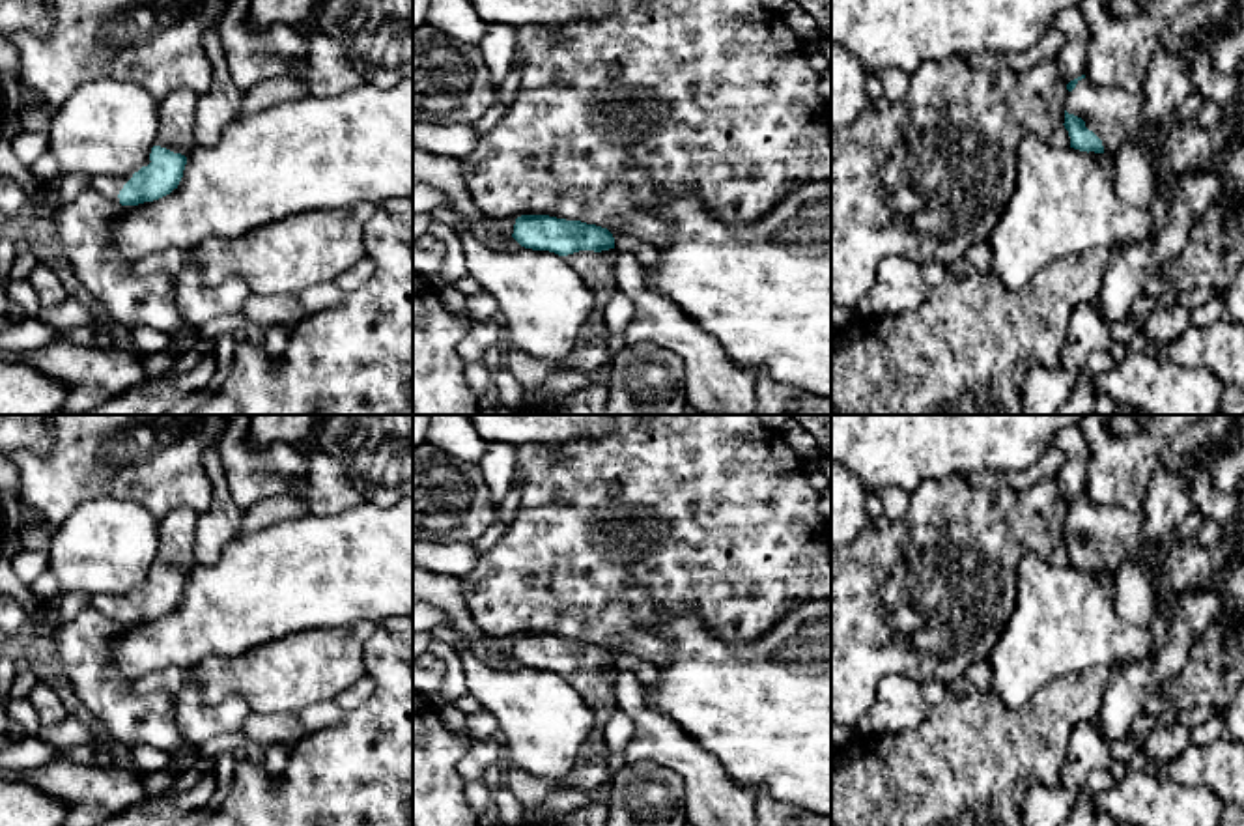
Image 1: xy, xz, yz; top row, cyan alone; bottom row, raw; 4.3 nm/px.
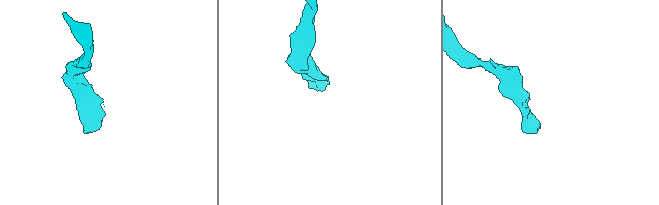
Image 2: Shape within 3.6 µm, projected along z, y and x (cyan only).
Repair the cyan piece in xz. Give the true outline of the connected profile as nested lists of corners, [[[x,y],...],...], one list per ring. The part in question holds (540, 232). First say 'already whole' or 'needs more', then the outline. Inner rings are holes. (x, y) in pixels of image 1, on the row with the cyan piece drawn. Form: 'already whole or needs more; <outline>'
needs more; [[[521,215],[516,219],[512,237],[525,249],[562,256],[594,295],[575,346],[562,363],[551,364],[504,346],[504,368],[519,381],[527,400],[527,409],[521,415],[529,415],[544,402],[544,383],[551,376],[568,370],[588,376],[590,383],[560,396],[549,415],[605,415],[609,379],[603,377],[603,372],[613,355],[607,349],[609,329],[603,312],[616,292],[613,269],[618,256],[613,234],[581,221]]]

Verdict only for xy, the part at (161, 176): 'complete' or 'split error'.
split error

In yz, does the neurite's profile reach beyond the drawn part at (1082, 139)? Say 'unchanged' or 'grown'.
grown

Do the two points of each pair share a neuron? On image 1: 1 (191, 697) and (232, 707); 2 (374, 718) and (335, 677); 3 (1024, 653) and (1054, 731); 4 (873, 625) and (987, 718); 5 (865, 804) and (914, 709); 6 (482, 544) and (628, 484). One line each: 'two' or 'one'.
1: one
2: two
3: two
4: two
5: two
6: two

